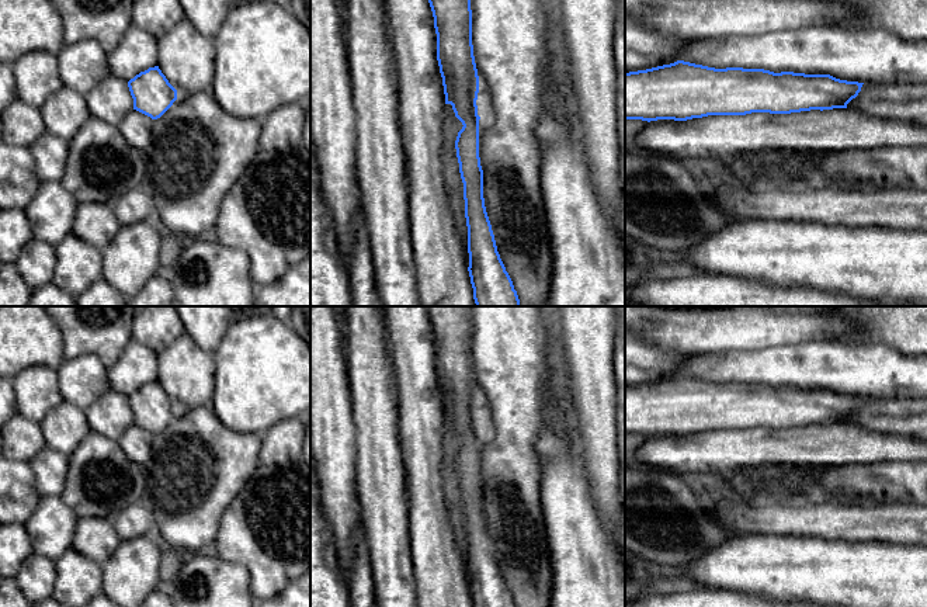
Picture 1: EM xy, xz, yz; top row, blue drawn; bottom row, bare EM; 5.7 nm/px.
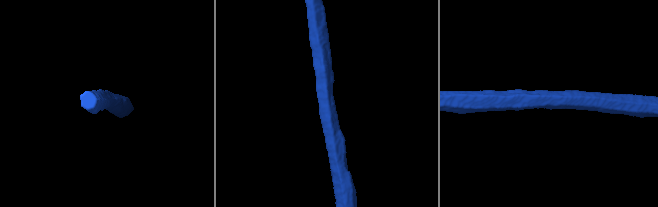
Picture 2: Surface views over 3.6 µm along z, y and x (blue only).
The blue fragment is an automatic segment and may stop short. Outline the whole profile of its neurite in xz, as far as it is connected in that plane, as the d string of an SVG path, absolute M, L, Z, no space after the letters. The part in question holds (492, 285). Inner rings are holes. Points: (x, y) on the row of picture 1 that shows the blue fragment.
M428 0L437 34L437 60L445 104L451 104L462 129L455 141L464 183L468 226L469 277L476 306L521 306L513 281L497 252L483 198L479 157L479 76L472 45L471 0Z

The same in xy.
M159 66L140 72L128 81L133 110L160 118L177 100L177 90L169 83Z

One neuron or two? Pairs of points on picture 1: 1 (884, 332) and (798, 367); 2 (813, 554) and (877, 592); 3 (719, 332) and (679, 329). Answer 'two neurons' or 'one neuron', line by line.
1: two neurons
2: one neuron
3: one neuron

